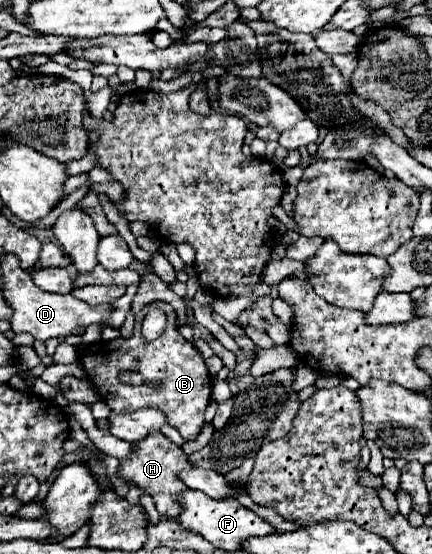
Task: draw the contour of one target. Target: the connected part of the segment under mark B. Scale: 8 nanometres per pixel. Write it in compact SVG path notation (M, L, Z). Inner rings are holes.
M153 302L151 306L157 306L167 314L167 326L157 340L145 342L145 338L141 336L141 322L147 314L147 308L143 308L135 316L133 338L129 340L115 338L111 342L95 342L83 348L79 352L79 358L83 360L83 368L87 370L89 380L95 384L99 398L107 402L115 414L135 412L141 408L157 408L167 414L167 420L171 422L171 426L177 428L185 440L193 440L205 422L205 408L211 400L211 378L197 348L181 336L177 328L177 314L171 308L171 304ZM119 370L141 372L145 384L143 386L121 384L117 380ZM161 382L163 386L157 386Z

